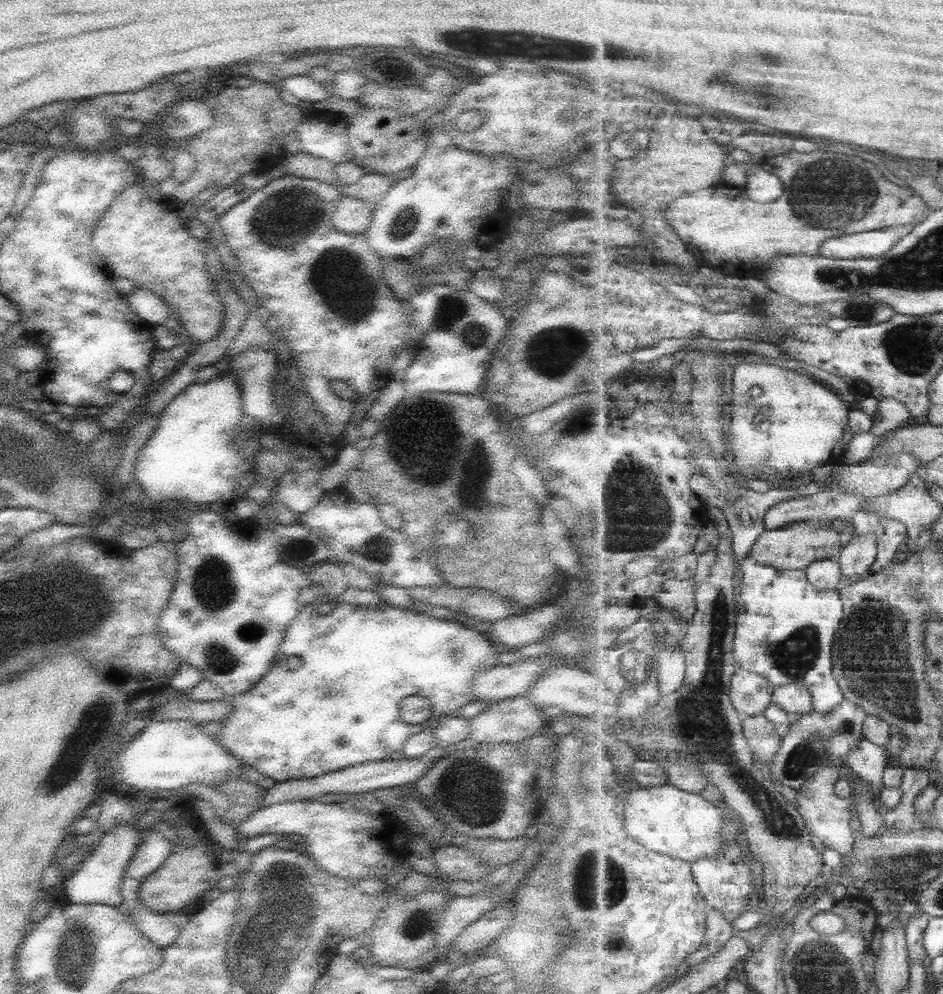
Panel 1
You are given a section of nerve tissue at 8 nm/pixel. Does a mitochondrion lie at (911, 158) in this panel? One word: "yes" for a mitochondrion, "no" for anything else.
no

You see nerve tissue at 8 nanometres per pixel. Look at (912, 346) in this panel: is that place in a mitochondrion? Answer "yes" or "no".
yes

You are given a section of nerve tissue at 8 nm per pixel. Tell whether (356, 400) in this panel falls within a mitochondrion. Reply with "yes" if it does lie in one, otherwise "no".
no

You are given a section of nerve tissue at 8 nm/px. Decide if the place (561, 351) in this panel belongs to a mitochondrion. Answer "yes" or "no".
yes

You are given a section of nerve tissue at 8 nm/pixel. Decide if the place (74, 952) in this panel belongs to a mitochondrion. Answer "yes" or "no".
yes

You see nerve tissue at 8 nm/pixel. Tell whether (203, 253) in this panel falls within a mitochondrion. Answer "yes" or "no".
no

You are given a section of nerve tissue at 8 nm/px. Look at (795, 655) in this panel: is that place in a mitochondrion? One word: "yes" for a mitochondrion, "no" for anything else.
yes

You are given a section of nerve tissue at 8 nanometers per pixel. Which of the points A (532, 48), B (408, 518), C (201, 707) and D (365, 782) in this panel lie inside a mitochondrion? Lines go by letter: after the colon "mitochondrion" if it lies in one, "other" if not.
A: mitochondrion
B: other
C: other
D: other

